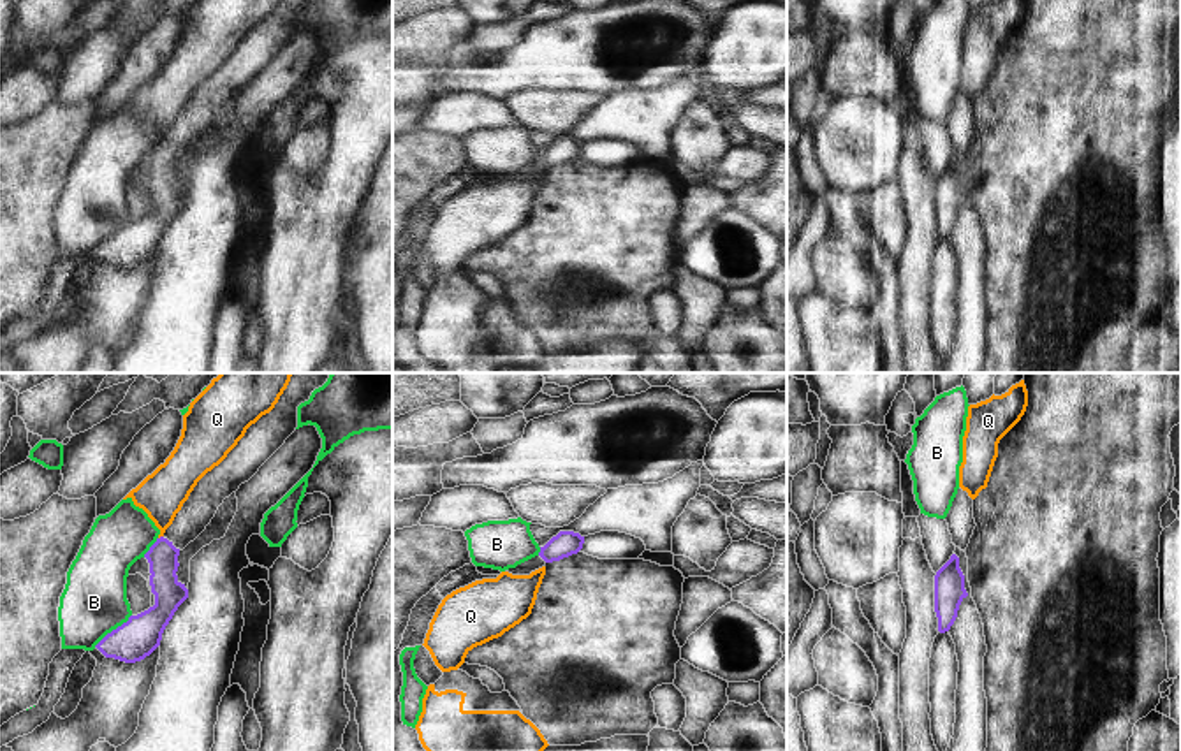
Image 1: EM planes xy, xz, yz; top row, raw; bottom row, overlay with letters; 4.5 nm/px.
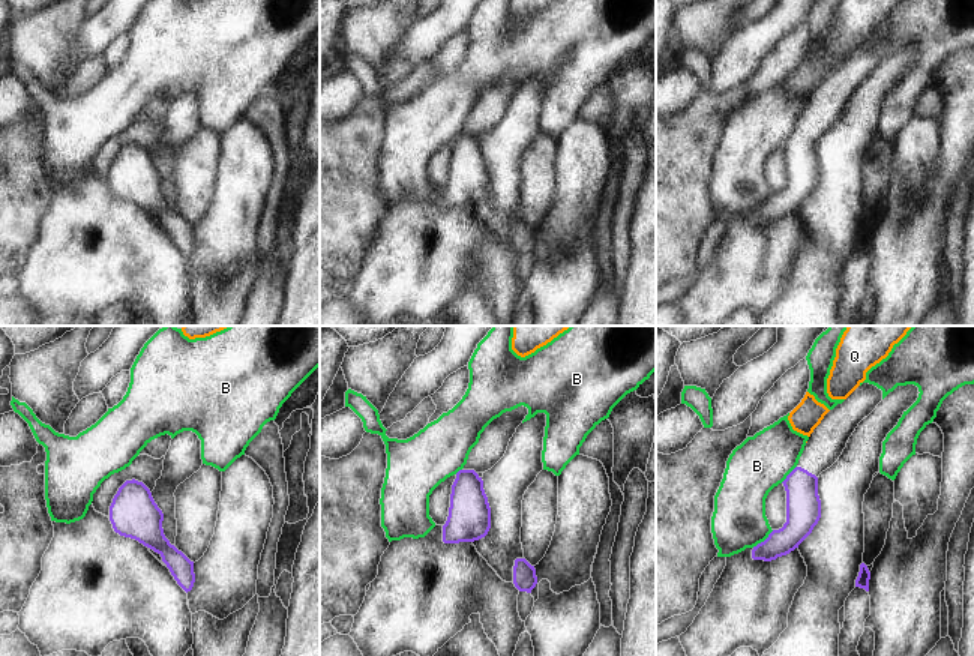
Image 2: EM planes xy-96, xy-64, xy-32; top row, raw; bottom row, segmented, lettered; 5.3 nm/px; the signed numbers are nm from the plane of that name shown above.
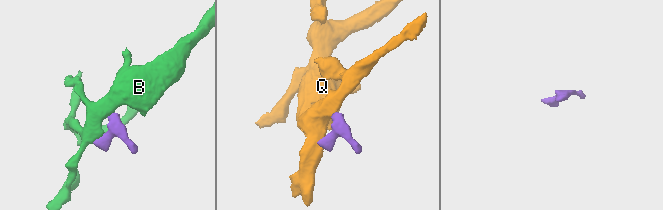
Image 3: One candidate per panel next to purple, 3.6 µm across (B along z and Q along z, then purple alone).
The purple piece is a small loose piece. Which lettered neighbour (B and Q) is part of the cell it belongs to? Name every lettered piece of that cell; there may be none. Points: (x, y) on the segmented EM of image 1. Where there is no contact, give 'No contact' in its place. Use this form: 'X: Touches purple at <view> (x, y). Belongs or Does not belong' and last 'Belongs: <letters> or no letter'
B: Touches purple at xy (113, 630). Does not belong
Q: Touches purple at xy (161, 537). Does not belong
Belongs: no letter

